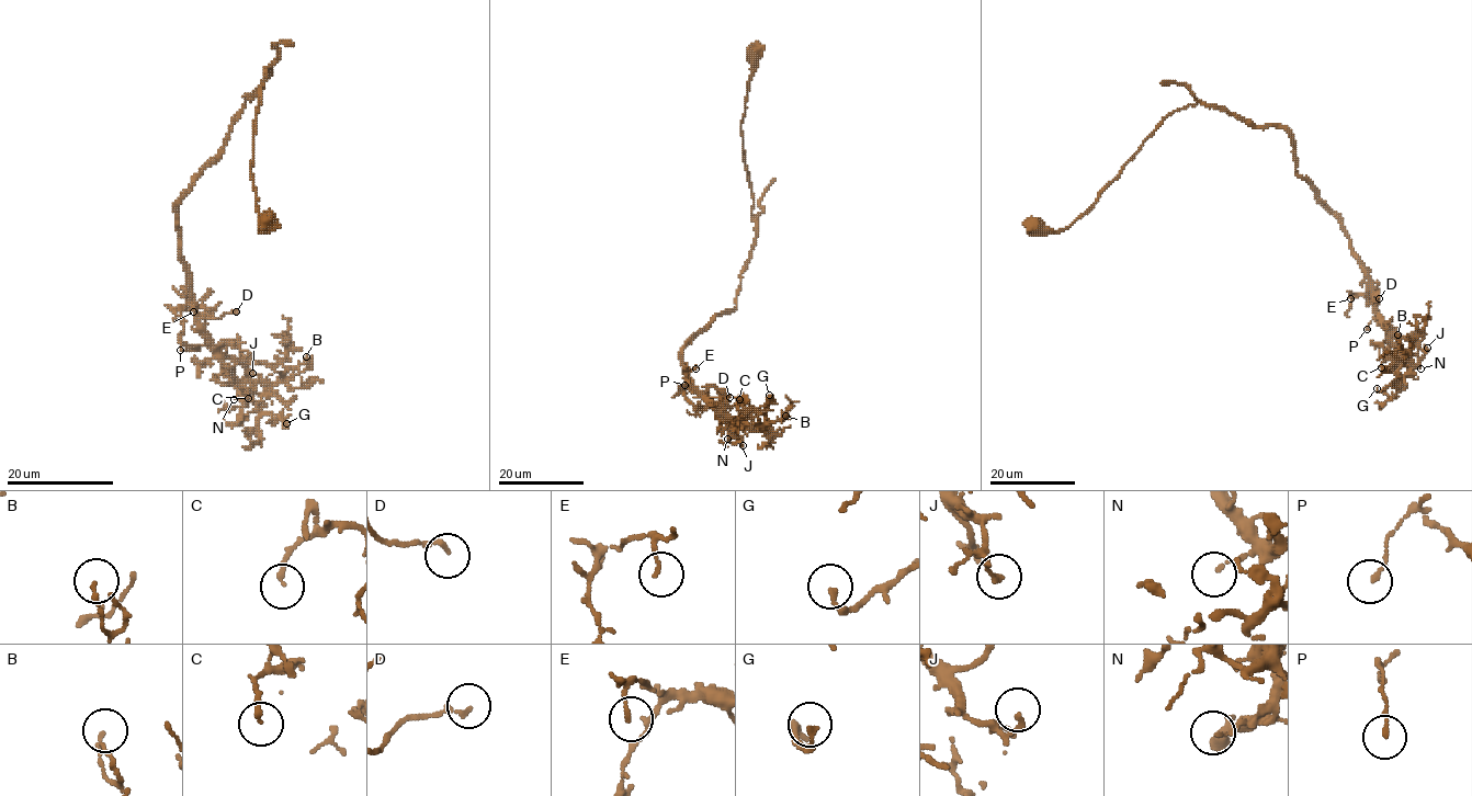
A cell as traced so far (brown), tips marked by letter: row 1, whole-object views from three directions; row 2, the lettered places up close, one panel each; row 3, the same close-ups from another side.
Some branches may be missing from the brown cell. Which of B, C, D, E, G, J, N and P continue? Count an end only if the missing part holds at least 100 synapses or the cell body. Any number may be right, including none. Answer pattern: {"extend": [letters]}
{"extend": []}

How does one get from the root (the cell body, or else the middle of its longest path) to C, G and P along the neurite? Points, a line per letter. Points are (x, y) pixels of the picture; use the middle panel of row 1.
C: (753, 52), (742, 134), (756, 239), (737, 305), (682, 352), (690, 384), (708, 402), (737, 417), (739, 399)
G: (753, 52), (742, 134), (756, 239), (737, 305), (684, 347), (682, 365), (733, 417), (766, 411), (769, 395)
P: (753, 52), (742, 134), (756, 239), (737, 305), (682, 352), (706, 406), (698, 408), (684, 385)

